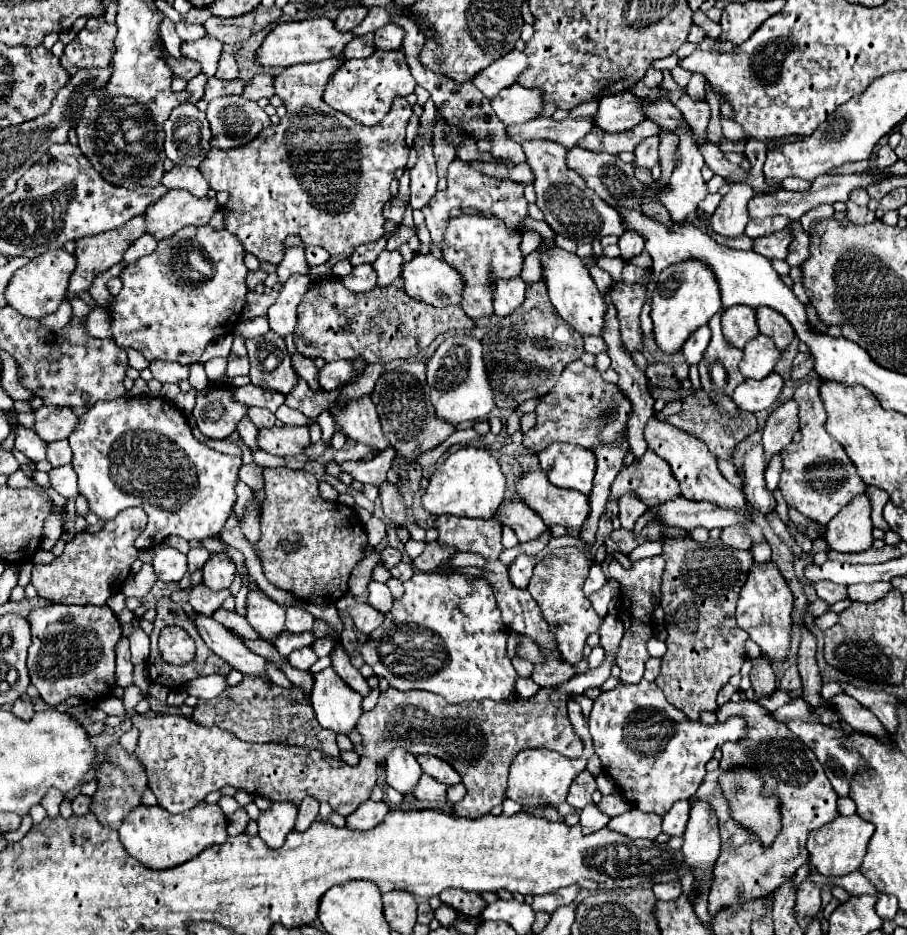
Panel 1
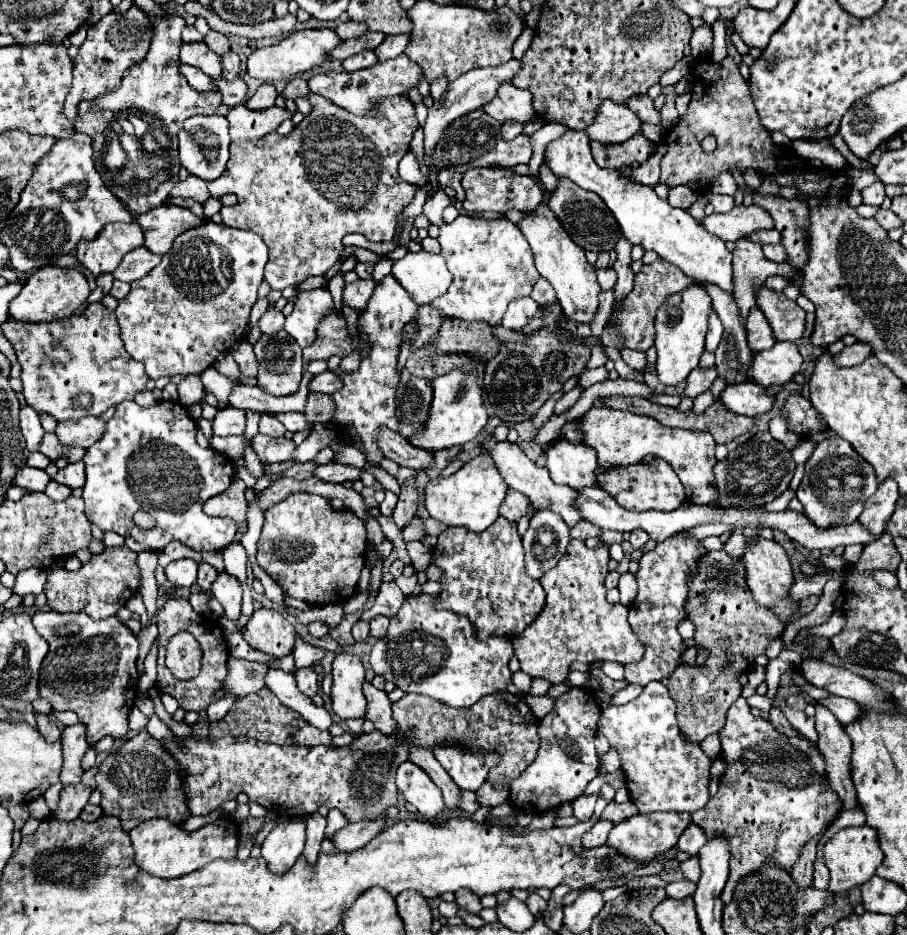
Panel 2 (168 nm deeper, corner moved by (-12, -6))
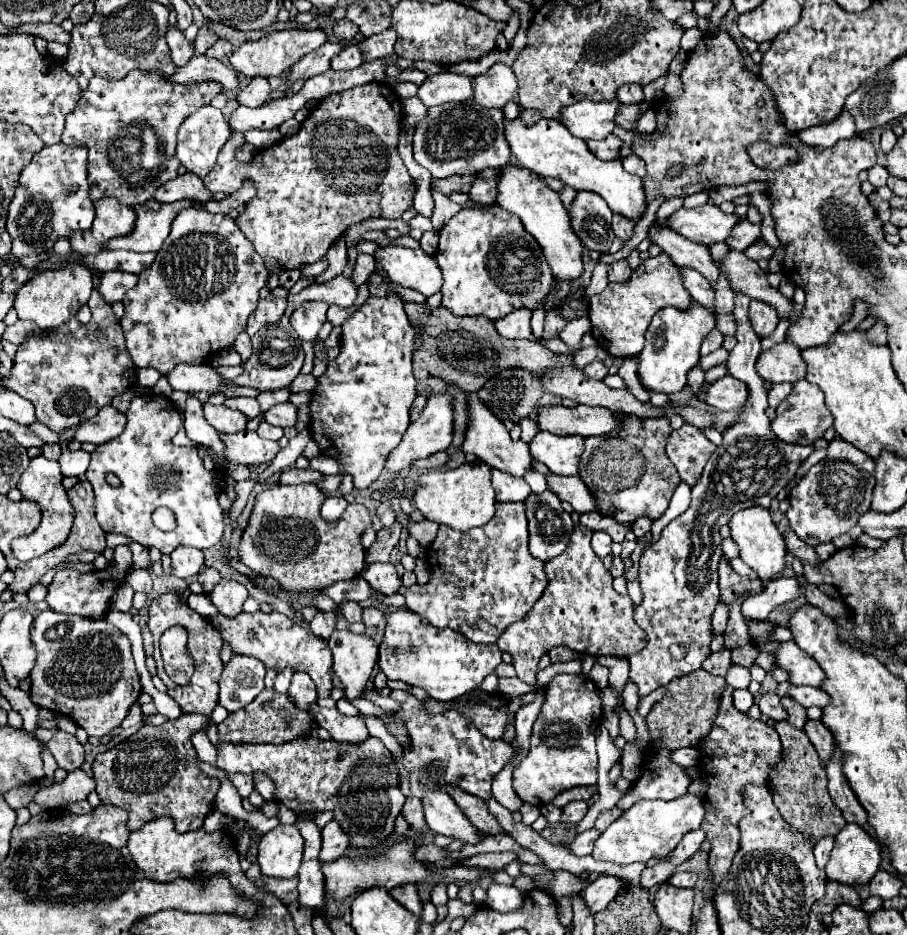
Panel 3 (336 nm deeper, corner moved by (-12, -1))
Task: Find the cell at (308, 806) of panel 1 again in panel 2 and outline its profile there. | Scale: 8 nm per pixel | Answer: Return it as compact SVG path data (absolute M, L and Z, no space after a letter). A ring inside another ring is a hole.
M318 813L310 815L306 821L306 847L304 847L304 859L308 859L308 863L316 863L318 861L318 853L320 853L320 843L324 839L324 827L326 827L326 819Z

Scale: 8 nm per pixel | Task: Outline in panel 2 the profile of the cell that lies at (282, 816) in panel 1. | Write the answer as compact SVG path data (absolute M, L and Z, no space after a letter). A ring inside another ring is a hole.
M290 821L274 827L262 843L262 857L268 869L282 875L292 869L292 865L302 855L306 841L306 825L302 821Z

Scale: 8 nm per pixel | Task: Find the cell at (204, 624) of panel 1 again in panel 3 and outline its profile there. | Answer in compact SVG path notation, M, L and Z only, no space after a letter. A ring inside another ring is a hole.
M318 704L308 708L308 712L312 714L314 722L320 728L326 728L330 732L332 740L352 744L352 742L362 742L368 738L368 728L362 716L350 718L350 716L340 714L336 708L322 708Z

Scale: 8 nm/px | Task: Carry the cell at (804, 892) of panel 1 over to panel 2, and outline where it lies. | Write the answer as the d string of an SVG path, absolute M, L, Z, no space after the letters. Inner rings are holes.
M818 855L816 863L814 863L814 881L812 885L816 889L828 889L828 867L824 865L824 857Z

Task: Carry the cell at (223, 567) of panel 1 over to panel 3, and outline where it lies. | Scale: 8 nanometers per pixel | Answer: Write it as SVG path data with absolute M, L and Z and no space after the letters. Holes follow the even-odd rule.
M222 578L222 582L218 582L214 586L214 590L210 592L212 604L224 616L240 614L242 612L242 604L244 604L246 598L248 598L248 590L240 582L226 580L226 578Z

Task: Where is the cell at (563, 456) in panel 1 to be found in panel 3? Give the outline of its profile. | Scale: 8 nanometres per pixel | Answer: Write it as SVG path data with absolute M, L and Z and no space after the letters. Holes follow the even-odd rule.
M538 432L530 442L534 460L546 464L550 472L560 476L576 476L584 452L582 436L556 436L552 432Z

